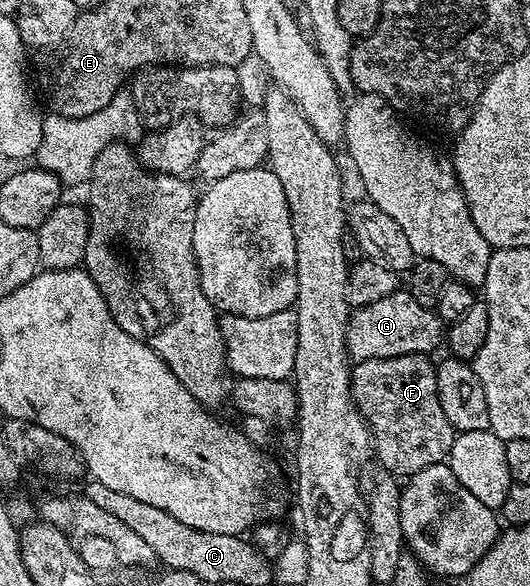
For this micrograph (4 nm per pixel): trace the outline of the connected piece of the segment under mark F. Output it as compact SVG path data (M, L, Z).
M425 354L388 356L357 363L350 371L354 406L370 429L372 454L389 475L413 476L424 468L446 462L456 437L440 408L436 392L436 366Z

